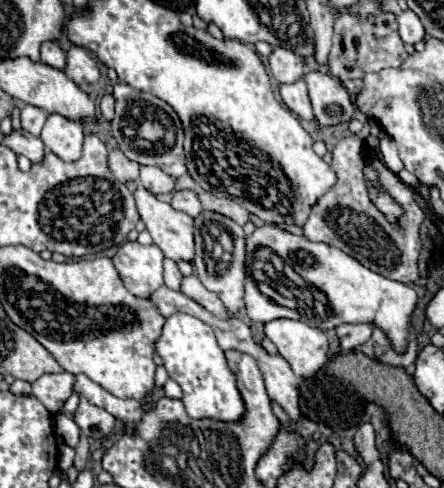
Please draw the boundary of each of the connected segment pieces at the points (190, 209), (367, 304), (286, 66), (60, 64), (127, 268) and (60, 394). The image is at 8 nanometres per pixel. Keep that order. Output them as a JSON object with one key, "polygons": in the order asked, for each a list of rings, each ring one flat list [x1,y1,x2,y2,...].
{"polygons":[[[178,191,178,193,174,193,174,207,178,211,188,213,190,217,198,217,202,213,200,201,196,199,194,191]],[[262,225,250,237,246,237,248,257,252,257,254,249,260,247,260,245,274,249,284,259,284,263,292,265,292,269,302,279,306,279,306,283,310,283,318,291,322,291,328,297,330,313,324,319,308,317,308,315,298,313,296,309,288,309,288,307,282,307,282,305,274,303,272,299,268,299,266,295,262,295,258,291,256,281,248,271,246,285,244,285,244,289,246,289,244,301,246,301,248,317,252,321,266,323,266,321,272,321,272,319,288,317,288,319,304,321,304,323,308,323,312,327,318,327,318,329,336,329,340,323,366,323,366,321,370,321,376,327,386,331,386,335,390,337,390,341,392,341,392,345,394,345,394,349,398,353,402,353,406,349,406,335,408,335,410,315,412,315,412,311,416,307,416,301,418,301,418,295,410,285,386,279,386,277,370,271,362,263,358,263,354,257,346,255,344,251,340,251,340,249,328,245,328,243,310,241,310,239,306,239,302,235,294,235,294,233,290,233,290,231,286,231,286,229,278,227,278,225]],[[276,47,270,57,270,71,278,83,294,83,304,75,304,59,290,49]],[[44,41,40,47,40,61,56,67,56,69,64,69,66,65,66,53,60,49,60,45,56,41]],[[126,241,120,245,112,263,124,283,124,287,146,299,156,287,164,285,162,279,162,251,156,245,140,245,138,241]],[[46,373,32,383,32,395,54,415,62,411,64,401,72,395,72,373]]]}

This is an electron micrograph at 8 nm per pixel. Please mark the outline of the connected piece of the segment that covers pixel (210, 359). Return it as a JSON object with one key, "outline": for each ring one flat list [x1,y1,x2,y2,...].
{"outline":[[174,313,166,317,162,333,156,339,156,353,162,357,168,377,182,387,182,403,190,417,212,417,224,421,240,419,240,415,244,413,244,401,240,399,240,393,236,389,236,377,228,369,224,351,218,347,210,325,186,313]]}

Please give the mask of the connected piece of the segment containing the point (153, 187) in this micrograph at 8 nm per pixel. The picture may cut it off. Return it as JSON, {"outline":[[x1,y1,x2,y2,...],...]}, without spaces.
{"outline":[[140,167,140,183,154,195,168,193,174,189,174,177,166,175,158,167]]}

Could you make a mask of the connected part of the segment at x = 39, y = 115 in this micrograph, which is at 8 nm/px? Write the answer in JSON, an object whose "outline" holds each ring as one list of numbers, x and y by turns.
{"outline":[[24,105,24,109,22,109,22,127,32,135,40,135,46,117,48,115,46,115,44,109,34,107,34,105]]}

